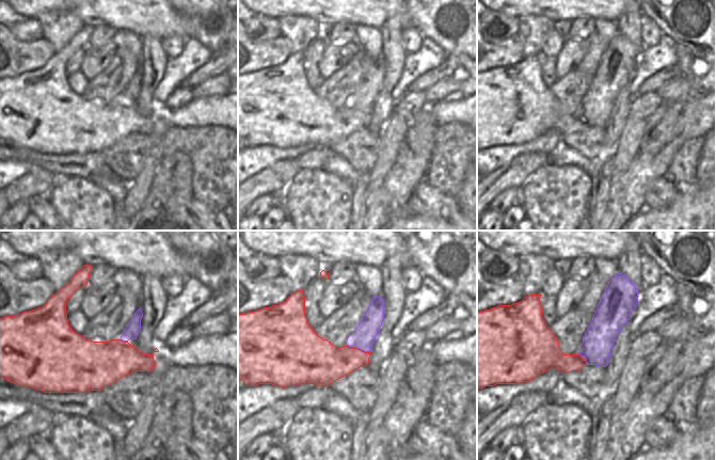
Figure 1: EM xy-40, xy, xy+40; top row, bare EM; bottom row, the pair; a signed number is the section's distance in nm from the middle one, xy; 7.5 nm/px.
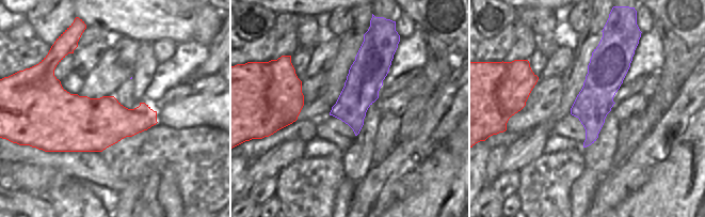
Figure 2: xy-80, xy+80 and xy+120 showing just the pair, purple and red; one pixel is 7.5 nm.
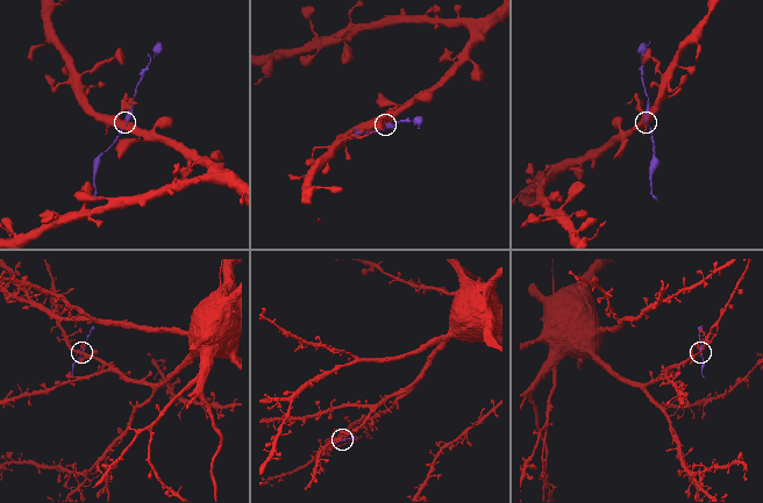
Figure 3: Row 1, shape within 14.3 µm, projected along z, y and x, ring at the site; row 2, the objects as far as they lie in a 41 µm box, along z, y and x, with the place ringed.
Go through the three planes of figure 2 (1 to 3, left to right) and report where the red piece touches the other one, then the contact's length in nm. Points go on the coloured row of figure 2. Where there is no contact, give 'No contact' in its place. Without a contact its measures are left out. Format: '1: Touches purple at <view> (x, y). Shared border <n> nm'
1: No contact
2: No contact
3: No contact

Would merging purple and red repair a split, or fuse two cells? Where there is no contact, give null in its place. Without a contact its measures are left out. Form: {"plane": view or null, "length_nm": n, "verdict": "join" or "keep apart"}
{"plane": "xy", "length_nm": 200, "verdict": "keep apart"}

